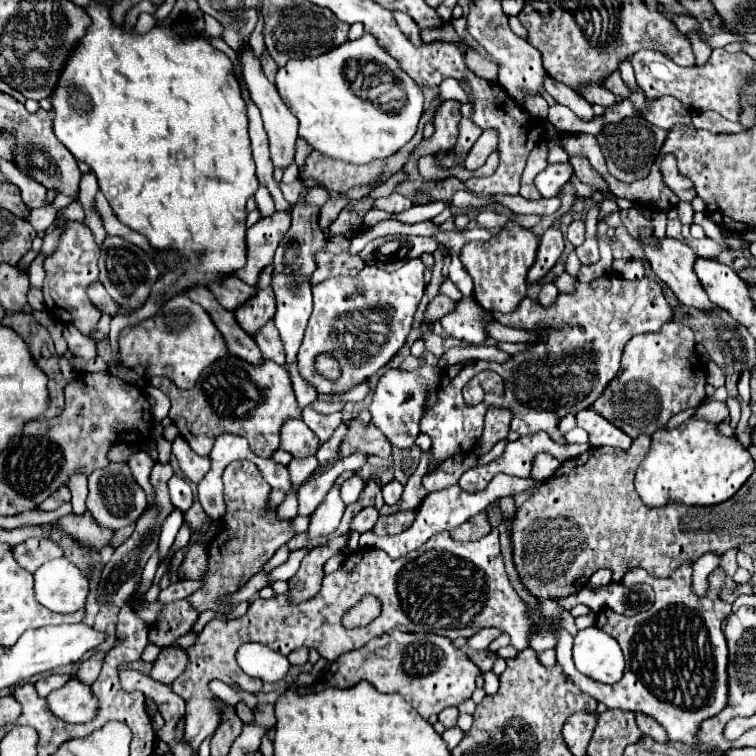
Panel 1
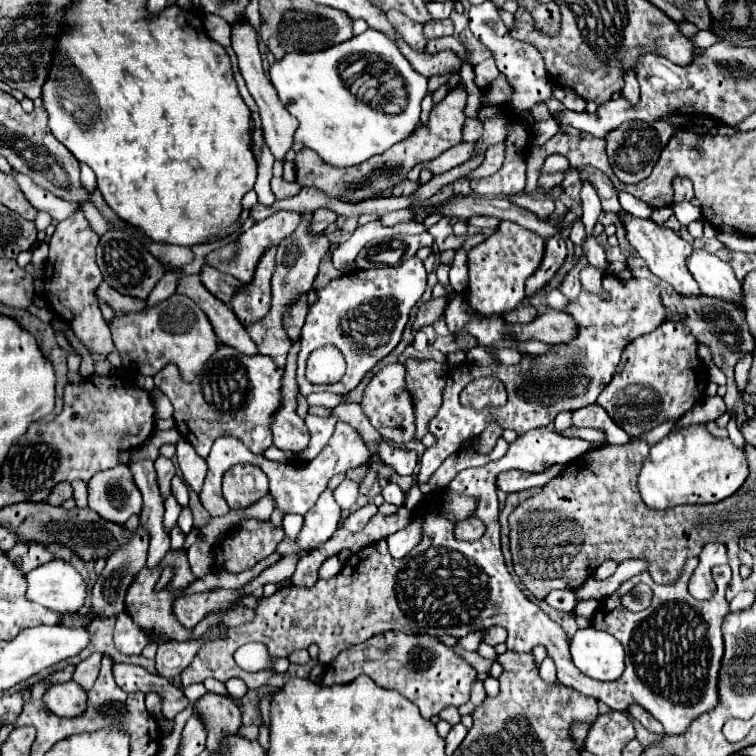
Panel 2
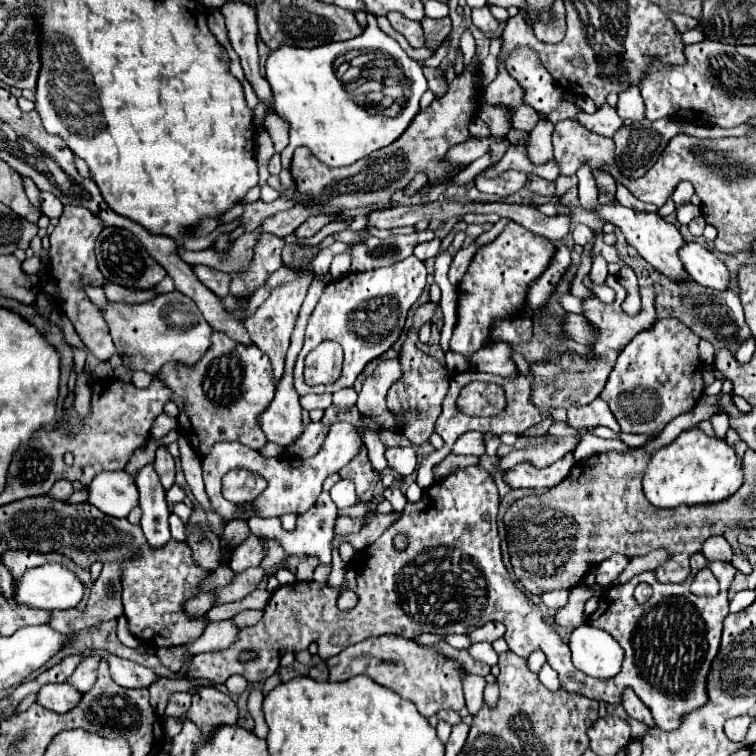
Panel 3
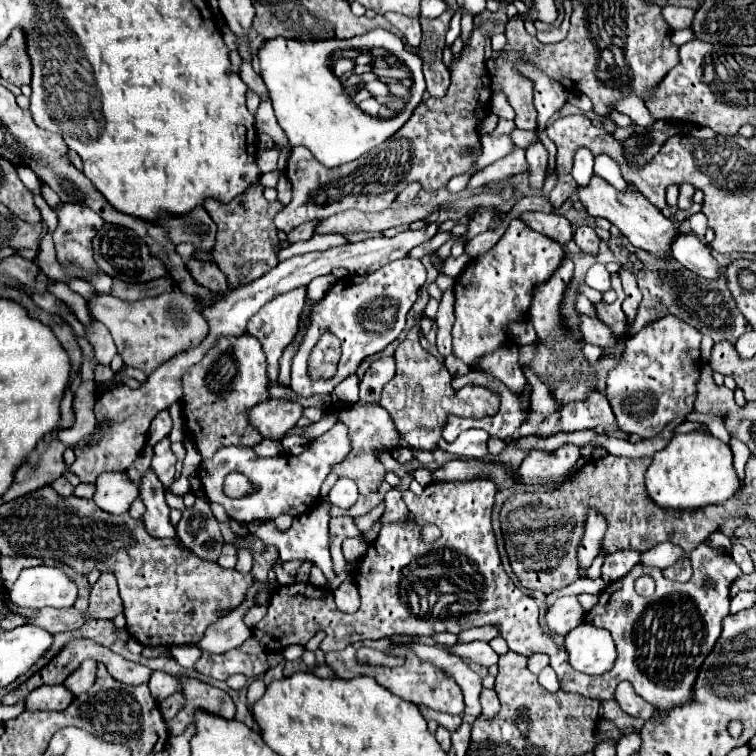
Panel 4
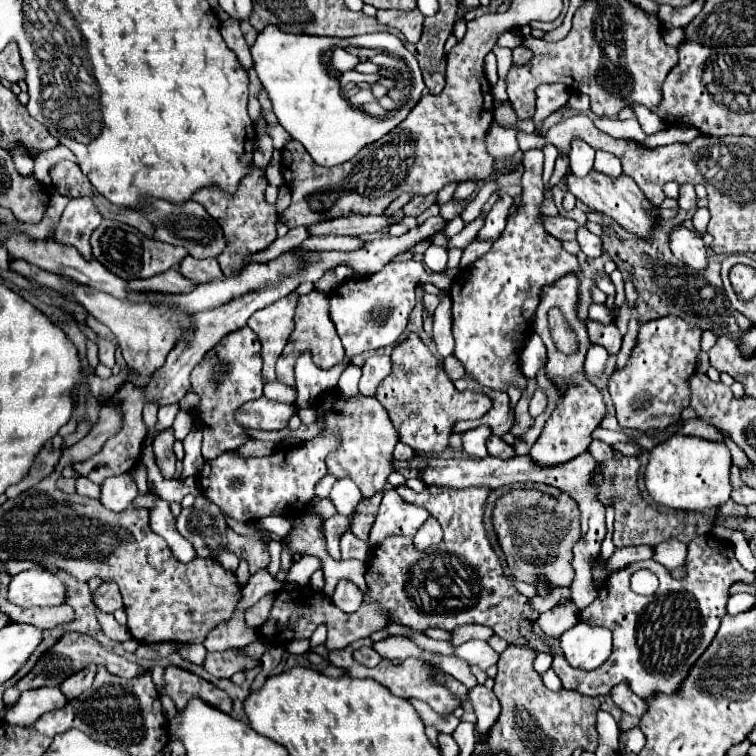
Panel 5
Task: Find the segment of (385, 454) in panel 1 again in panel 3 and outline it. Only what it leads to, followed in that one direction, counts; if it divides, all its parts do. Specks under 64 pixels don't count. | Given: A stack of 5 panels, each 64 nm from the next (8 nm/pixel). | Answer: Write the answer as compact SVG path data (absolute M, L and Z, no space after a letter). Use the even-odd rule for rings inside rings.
M412 446L389 448L386 451L388 466L402 476L412 474L417 467L417 454Z

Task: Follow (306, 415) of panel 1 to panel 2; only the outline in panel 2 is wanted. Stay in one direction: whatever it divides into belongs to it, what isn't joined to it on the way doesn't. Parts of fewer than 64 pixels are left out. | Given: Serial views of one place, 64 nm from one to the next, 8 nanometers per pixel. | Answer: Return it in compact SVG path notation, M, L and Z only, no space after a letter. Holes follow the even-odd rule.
M306 416L306 426L310 430L310 442L304 450L296 452L294 458L300 460L300 462L306 462L306 460L312 460L320 450L322 446L328 442L328 438L332 436L334 432L334 424L338 422L334 416L326 416L326 418L316 418L316 416Z

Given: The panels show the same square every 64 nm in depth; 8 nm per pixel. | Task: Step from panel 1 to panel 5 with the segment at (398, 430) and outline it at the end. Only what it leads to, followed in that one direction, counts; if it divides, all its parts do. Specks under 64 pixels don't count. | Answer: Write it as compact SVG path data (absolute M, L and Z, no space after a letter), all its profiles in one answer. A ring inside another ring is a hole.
M370 356L362 366L360 392L366 396L374 396L376 386L388 376L390 368L392 368L392 362L388 356Z

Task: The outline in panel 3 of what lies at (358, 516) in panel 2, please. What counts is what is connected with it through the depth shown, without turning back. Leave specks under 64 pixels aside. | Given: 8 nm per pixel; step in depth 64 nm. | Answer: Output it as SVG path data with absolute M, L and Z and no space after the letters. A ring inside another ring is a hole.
M340 516L336 520L336 526L334 526L334 536L350 536L350 534L356 534L356 532L360 532L362 524L364 524L362 518Z

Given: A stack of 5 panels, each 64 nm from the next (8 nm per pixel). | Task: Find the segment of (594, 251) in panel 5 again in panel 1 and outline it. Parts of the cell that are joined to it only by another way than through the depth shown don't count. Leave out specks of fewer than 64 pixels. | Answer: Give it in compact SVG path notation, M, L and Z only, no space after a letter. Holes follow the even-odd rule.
M574 220L574 222L568 226L566 238L568 238L574 246L580 246L580 244L584 242L584 222L582 222L582 220Z

